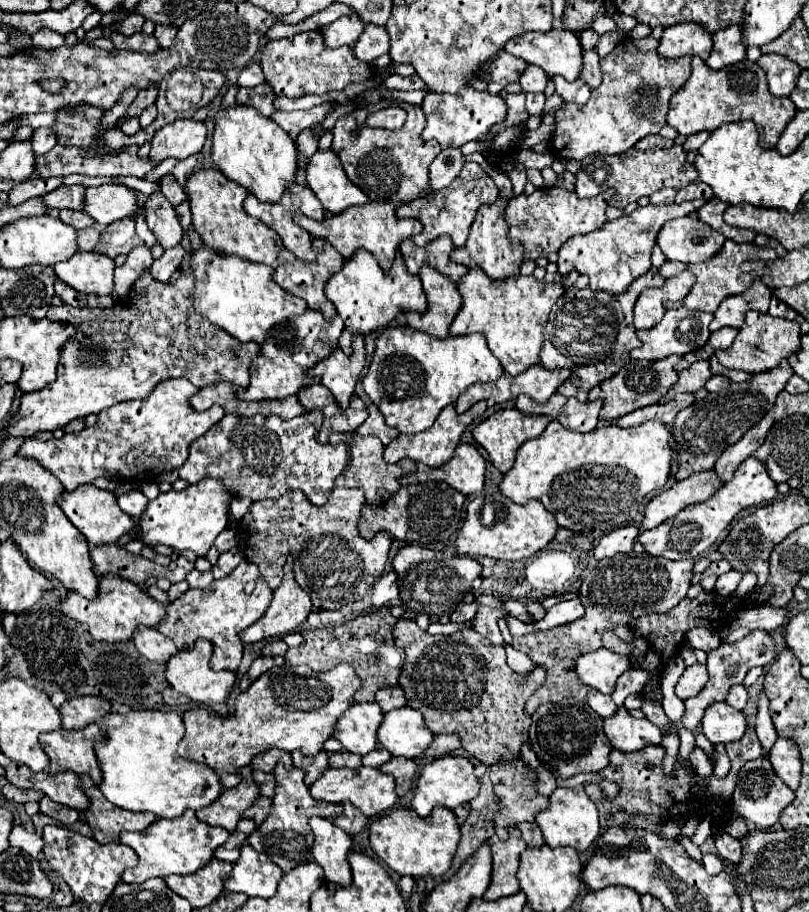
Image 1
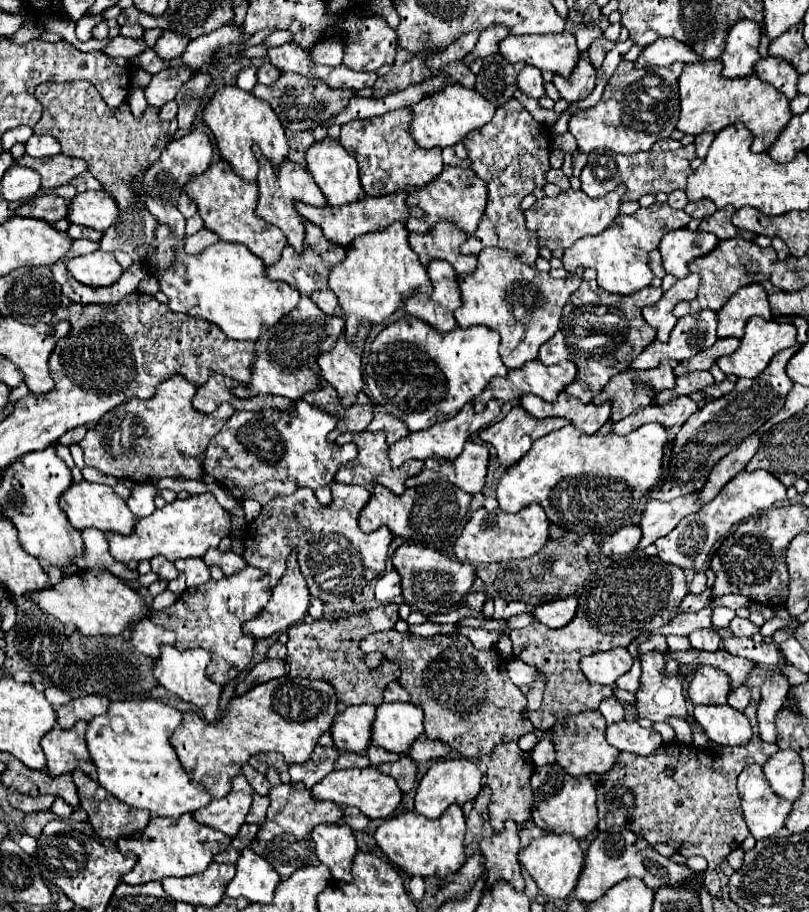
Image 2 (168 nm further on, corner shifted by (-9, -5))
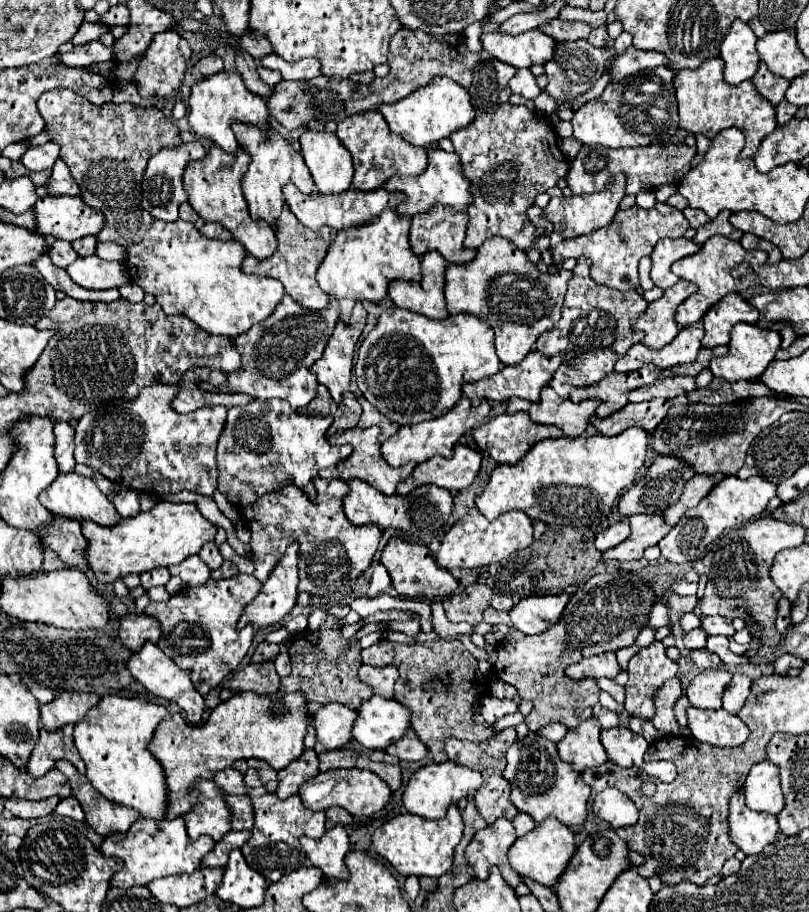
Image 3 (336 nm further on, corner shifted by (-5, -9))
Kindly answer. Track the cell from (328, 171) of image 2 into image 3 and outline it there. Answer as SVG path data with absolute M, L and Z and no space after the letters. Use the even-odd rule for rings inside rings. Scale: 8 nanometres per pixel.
M305 130L301 134L301 154L305 158L305 164L315 180L315 186L321 194L339 194L345 192L351 186L353 178L353 162L349 150L339 142L337 134L333 132L311 132Z

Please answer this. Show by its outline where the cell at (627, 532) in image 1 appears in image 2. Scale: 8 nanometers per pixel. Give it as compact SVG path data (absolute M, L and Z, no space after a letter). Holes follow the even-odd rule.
M627 526L615 532L611 538L607 538L601 546L605 556L615 556L615 554L629 554L637 548L641 540L641 528L639 526Z

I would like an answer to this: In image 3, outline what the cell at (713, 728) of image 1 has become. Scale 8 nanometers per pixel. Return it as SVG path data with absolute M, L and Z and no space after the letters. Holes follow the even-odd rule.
M687 710L687 726L691 736L713 746L741 746L749 738L745 722L727 710Z

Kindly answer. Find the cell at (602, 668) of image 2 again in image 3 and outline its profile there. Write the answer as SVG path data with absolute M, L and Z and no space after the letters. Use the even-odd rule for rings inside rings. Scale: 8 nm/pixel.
M613 652L583 658L581 662L565 670L567 678L615 678L619 674L619 664Z

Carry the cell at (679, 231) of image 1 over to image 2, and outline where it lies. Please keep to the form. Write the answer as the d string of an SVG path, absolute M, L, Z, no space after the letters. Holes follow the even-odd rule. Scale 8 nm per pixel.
M679 228L669 232L661 240L659 252L663 256L663 266L667 274L673 274L675 278L683 278L689 274L689 262L715 250L717 244L719 238L711 232Z

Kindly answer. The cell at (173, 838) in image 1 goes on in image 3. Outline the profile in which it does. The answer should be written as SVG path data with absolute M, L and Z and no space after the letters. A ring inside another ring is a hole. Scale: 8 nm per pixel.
M139 818L127 832L115 832L103 838L99 848L105 856L117 856L123 860L123 868L111 878L111 886L115 888L131 888L143 886L155 878L175 876L175 874L191 874L199 868L201 858L215 846L213 838L201 836L199 840L191 840L185 832L183 818L175 820L149 820Z

